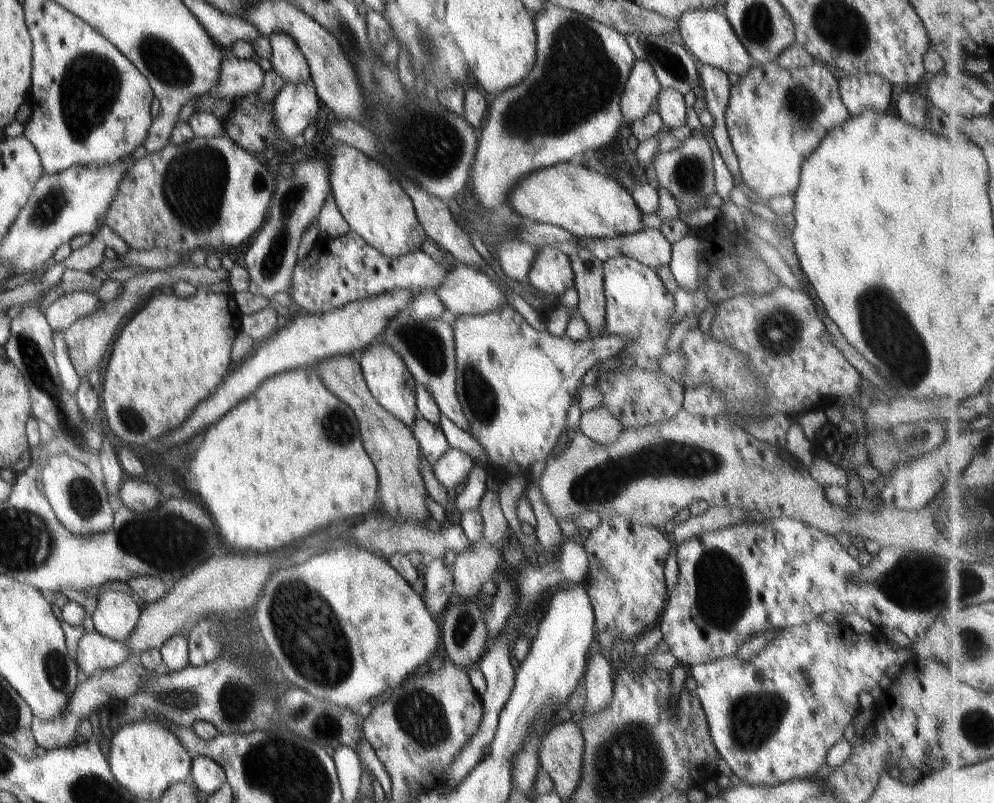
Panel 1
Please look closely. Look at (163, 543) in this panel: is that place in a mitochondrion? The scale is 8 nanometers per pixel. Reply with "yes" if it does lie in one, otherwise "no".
yes

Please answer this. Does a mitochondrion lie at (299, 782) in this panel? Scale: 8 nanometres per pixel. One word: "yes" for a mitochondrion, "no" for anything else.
yes

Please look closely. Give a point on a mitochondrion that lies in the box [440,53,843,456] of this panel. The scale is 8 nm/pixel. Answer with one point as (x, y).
(779, 332)

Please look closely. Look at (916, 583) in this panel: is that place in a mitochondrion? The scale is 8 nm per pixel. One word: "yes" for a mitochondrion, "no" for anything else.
yes

